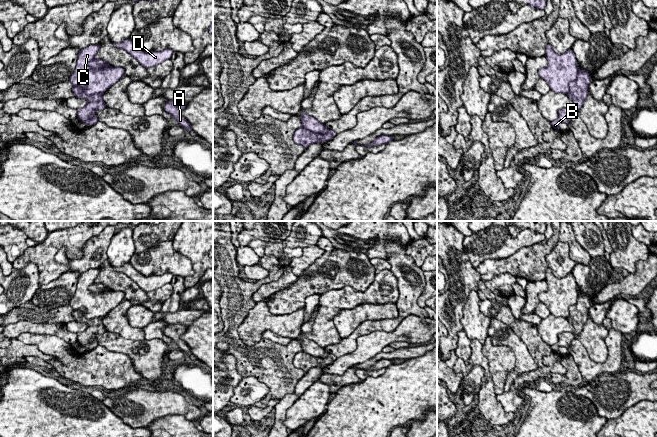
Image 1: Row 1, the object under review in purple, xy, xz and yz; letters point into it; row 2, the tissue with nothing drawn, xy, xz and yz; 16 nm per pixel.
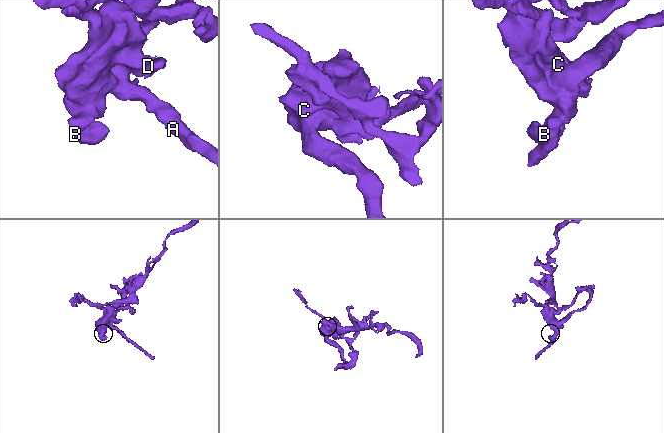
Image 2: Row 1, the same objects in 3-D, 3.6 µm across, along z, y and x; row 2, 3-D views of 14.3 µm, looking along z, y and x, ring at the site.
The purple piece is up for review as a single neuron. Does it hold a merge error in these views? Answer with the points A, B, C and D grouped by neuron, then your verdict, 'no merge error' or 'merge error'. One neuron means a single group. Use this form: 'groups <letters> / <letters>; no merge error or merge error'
groups A B / C D; merge error

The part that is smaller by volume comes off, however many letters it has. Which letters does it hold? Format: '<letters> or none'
C, D

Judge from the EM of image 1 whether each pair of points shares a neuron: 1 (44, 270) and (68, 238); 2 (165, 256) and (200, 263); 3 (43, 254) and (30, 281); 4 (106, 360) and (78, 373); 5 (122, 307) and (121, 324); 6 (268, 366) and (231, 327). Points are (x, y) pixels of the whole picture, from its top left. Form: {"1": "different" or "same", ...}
{"1": "same", "2": "different", "3": "different", "4": "same", "5": "same", "6": "same"}

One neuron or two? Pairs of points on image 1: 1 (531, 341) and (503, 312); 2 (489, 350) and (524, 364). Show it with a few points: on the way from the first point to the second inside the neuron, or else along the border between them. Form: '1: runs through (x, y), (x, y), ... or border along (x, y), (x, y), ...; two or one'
1: runs through (525, 334), (510, 319); one
2: border along (498, 345), (506, 345), (515, 357), (505, 382); two

